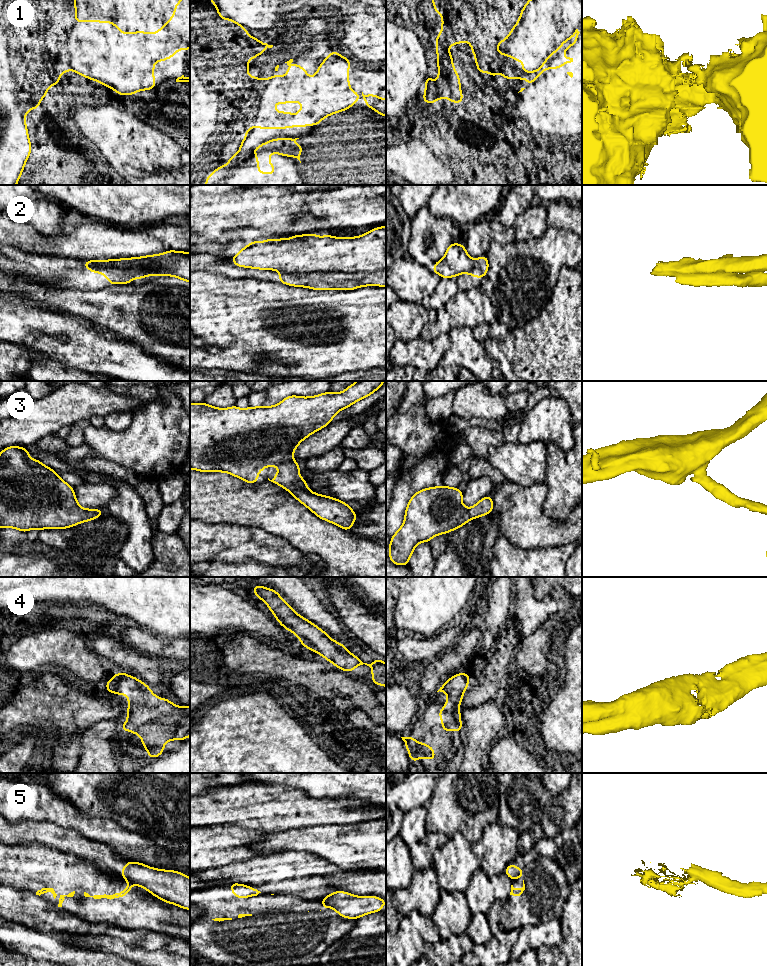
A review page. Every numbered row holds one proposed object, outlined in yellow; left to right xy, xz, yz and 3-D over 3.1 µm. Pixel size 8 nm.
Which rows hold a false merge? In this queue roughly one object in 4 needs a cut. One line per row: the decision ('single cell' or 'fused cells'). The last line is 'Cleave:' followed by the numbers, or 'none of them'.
1: fused cells
2: fused cells
3: single cell
4: single cell
5: fused cells
Cleave: 1, 2, 5

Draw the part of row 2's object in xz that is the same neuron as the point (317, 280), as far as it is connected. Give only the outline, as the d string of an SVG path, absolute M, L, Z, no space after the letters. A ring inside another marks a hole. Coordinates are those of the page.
M386 270L371 273L364 272L280 272L280 283L296 287L308 287L314 290L353 290L361 286L386 287Z

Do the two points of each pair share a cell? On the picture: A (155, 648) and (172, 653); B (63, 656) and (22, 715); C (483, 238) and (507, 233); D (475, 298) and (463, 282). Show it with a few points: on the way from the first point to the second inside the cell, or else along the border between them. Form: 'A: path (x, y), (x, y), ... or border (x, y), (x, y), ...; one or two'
A: path (159, 648), (168, 649); one
B: border (43, 671), (55, 671), (60, 674); two
C: path (489, 233), (501, 233); one
D: border (479, 285), (464, 291); two

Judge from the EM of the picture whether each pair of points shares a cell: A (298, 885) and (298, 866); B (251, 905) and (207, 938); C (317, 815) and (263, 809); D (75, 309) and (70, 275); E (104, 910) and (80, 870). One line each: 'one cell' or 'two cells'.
A: one cell
B: one cell
C: one cell
D: two cells
E: one cell

